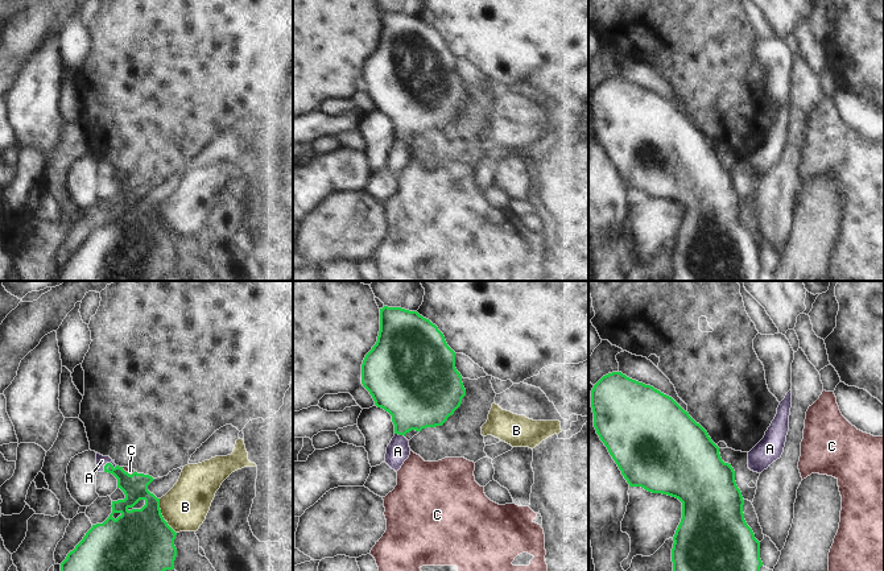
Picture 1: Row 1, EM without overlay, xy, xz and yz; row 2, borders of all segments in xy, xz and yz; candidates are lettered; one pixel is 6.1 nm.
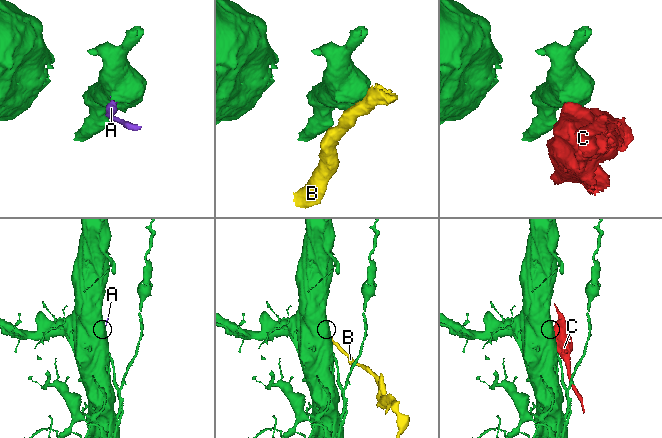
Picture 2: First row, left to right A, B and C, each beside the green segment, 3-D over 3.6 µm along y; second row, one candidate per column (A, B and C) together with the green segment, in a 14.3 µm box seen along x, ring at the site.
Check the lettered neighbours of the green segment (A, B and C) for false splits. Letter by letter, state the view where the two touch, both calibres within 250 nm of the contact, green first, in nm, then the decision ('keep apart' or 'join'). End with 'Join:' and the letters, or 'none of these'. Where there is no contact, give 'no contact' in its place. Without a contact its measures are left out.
A: xy | 160/70 nm | join
B: xy | 440/280 nm | keep apart
C: xy | 160/40 nm | keep apart
Join: A

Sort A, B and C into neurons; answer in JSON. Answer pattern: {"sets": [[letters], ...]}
{"sets": [["A"], ["B"], ["C"]]}

